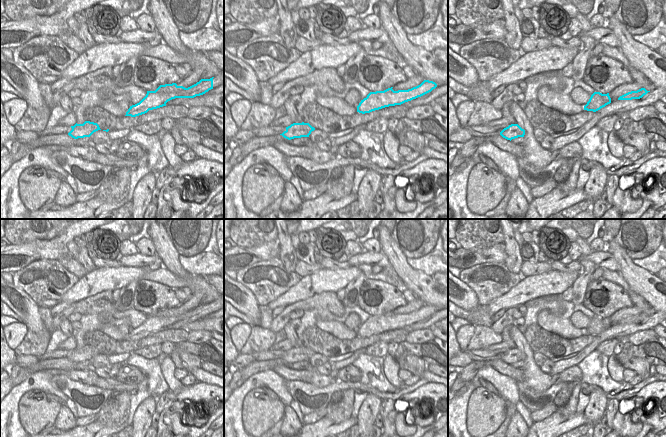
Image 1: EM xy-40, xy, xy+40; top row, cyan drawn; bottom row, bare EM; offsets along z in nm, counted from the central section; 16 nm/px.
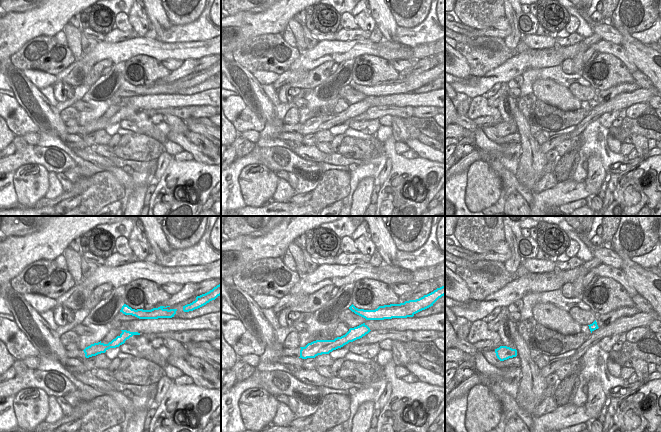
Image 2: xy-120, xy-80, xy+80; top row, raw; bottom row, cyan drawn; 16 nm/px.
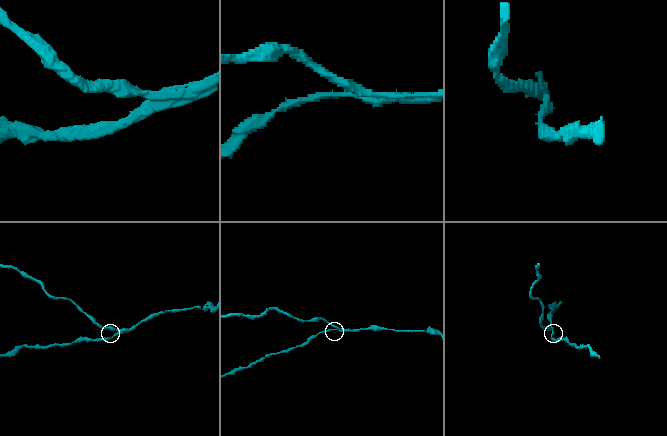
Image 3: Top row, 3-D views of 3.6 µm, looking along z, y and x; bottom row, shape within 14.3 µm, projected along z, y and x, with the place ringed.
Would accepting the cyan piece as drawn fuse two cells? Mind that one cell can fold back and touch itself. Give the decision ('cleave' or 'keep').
cleave

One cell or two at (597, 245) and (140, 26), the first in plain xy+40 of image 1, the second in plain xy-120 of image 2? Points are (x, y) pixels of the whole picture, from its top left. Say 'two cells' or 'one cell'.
one cell

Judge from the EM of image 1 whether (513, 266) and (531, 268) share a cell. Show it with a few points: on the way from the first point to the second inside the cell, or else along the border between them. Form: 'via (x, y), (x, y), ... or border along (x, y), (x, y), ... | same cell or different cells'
border along (524, 261), (519, 271) | different cells

